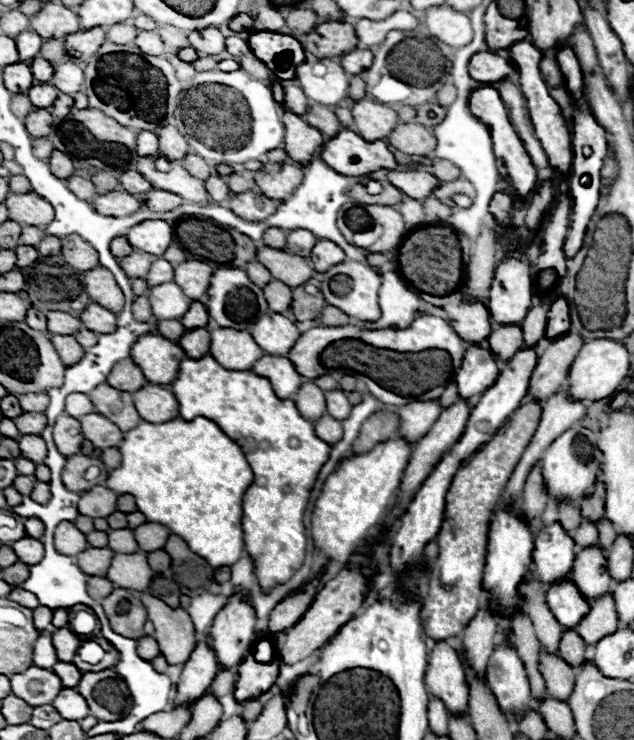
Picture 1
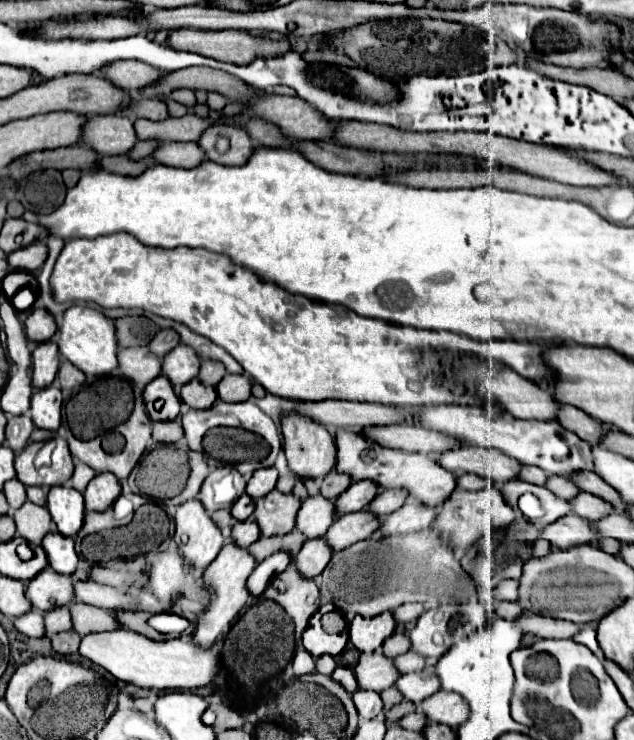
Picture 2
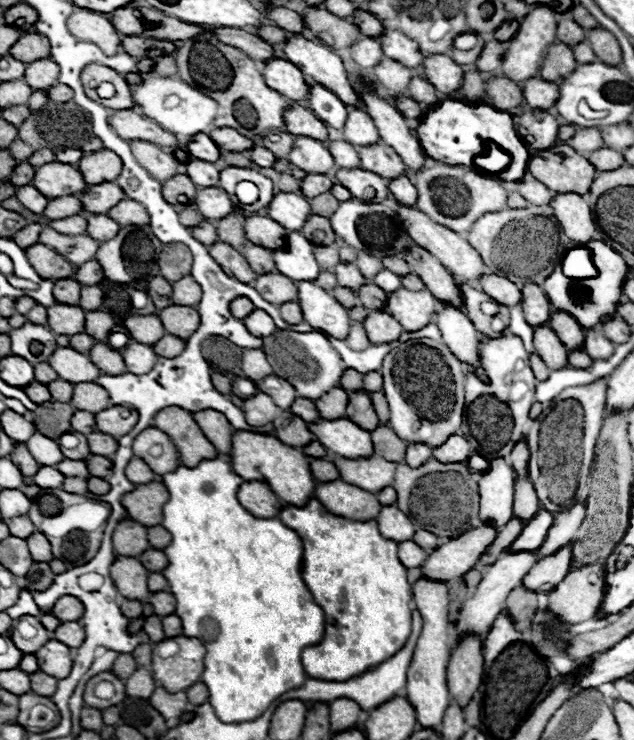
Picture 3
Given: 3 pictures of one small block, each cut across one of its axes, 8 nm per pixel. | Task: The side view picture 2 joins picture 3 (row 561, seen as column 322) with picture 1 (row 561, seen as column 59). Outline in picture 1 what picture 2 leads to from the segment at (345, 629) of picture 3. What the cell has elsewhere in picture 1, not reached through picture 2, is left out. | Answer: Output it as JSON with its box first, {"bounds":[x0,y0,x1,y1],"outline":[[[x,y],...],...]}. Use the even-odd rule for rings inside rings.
{"bounds":[172,356,330,590],"outline":[[[202,356],[198,360],[186,358],[178,366],[178,376],[172,382],[172,392],[180,402],[180,418],[192,420],[204,416],[216,422],[226,436],[230,436],[244,452],[252,472],[254,482],[248,486],[242,500],[242,530],[244,544],[248,554],[256,558],[258,580],[264,590],[270,590],[278,582],[286,582],[300,566],[306,554],[306,534],[302,524],[302,514],[310,498],[312,482],[318,476],[318,470],[328,460],[330,446],[320,440],[314,432],[314,422],[306,420],[292,400],[280,400],[270,382],[252,370],[226,370],[212,356]]]}

